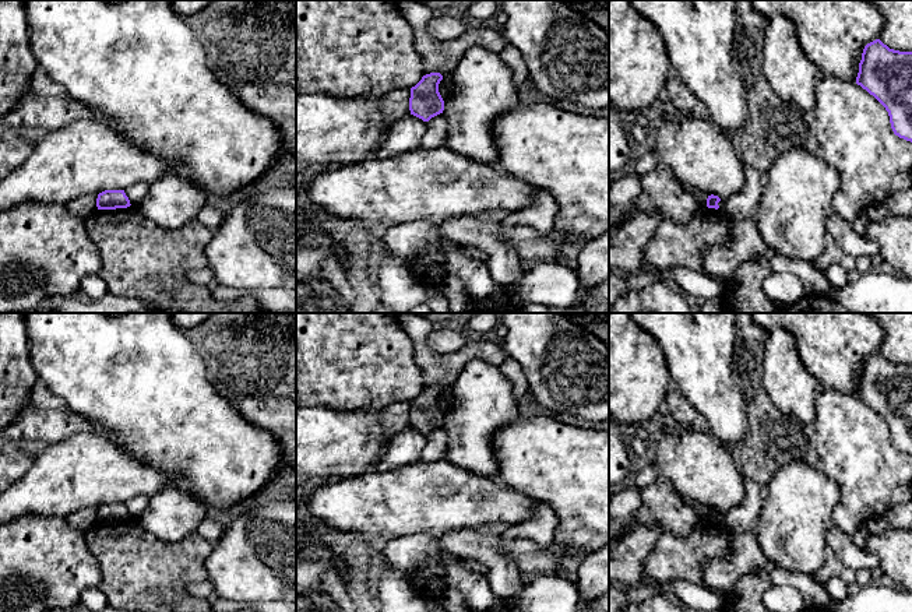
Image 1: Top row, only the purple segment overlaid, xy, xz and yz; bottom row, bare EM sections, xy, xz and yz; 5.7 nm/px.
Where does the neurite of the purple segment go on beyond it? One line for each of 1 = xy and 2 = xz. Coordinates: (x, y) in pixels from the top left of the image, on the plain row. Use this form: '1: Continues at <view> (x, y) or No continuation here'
1: No continuation here
2: No continuation here

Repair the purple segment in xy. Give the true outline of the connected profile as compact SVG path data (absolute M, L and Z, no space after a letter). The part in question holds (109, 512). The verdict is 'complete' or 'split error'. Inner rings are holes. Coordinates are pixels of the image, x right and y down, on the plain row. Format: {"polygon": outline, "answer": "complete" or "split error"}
{"polygon": "M105 503L99 506L96 511L98 523L127 521L130 518L130 513L124 503Z", "answer": "complete"}

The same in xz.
{"polygon": "M430 386L411 401L409 423L411 428L429 435L432 430L443 426L444 414L439 405L439 397L443 393L440 386Z", "answer": "complete"}

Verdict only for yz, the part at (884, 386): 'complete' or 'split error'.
complete

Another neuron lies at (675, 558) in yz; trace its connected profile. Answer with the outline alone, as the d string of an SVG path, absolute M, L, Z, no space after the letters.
M700 523L684 538L663 531L659 544L645 559L645 574L659 583L683 580L704 585L705 562L729 558L730 537L732 532L725 524L715 523Z

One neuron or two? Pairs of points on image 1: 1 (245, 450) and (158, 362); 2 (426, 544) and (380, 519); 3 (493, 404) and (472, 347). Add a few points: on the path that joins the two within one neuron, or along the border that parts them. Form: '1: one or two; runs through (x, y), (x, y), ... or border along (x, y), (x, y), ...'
1: one; runs through (222, 428), (179, 384)
2: two; border along (439, 534), (404, 534), (394, 538)
3: two; border along (499, 368), (481, 359), (471, 359), (462, 369)

